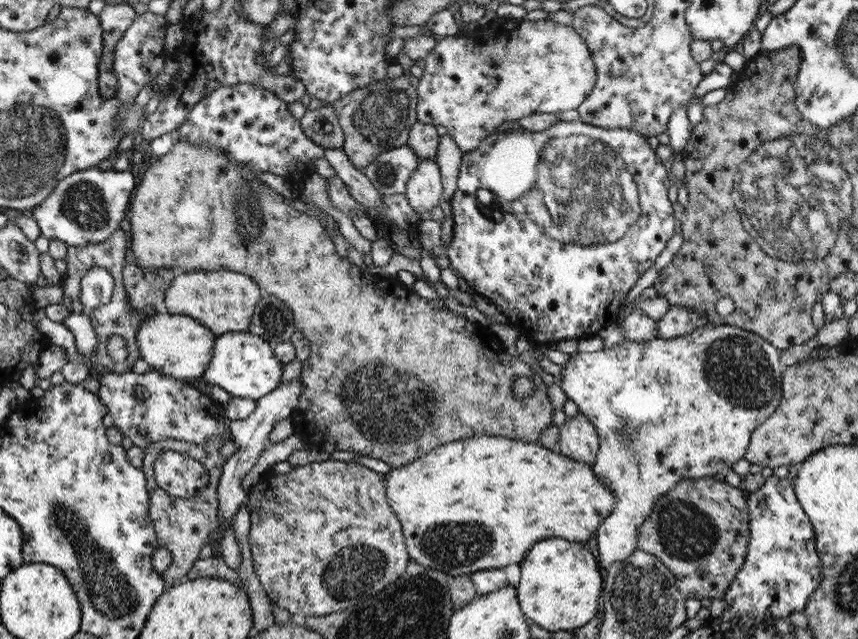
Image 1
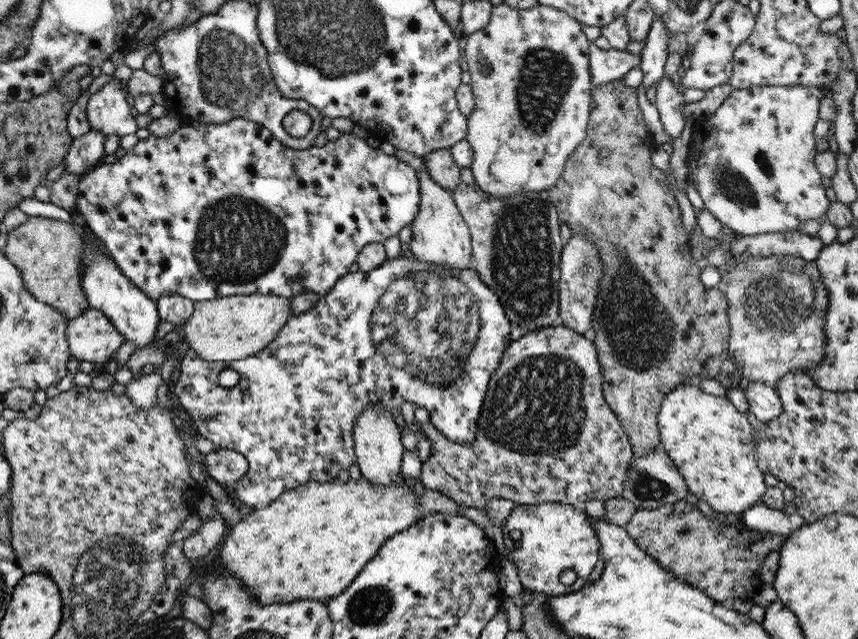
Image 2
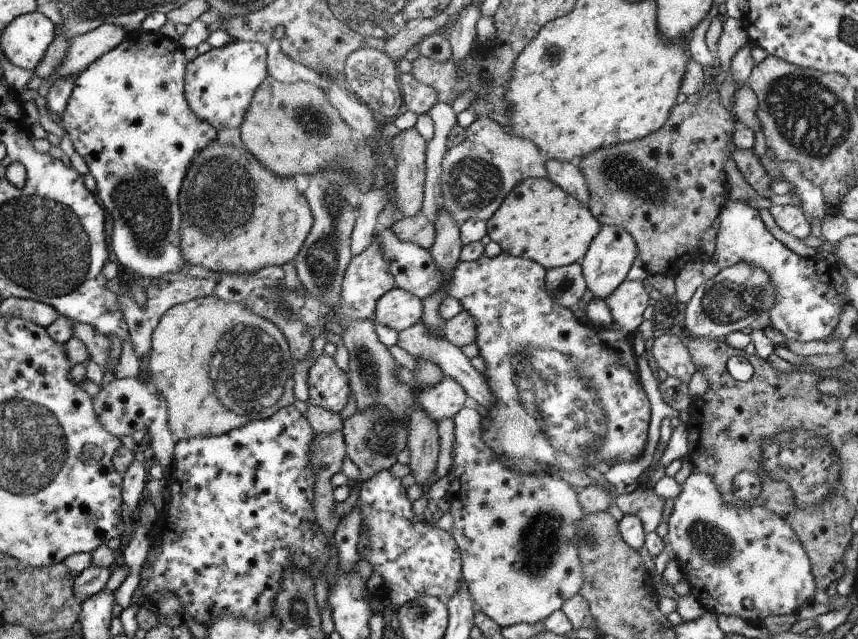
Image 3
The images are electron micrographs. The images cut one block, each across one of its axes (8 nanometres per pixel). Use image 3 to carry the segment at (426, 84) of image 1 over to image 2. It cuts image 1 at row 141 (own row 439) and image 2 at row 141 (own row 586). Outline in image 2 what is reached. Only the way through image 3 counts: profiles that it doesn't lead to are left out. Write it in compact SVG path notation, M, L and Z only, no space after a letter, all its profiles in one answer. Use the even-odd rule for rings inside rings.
M506 3L494 5L491 10L491 17L482 32L472 33L468 37L465 46L465 59L463 64L471 76L470 86L474 95L475 107L472 114L467 117L466 140L473 150L474 160L469 166L473 172L475 183L488 194L496 198L522 194L528 191L544 191L554 186L564 170L568 157L575 152L576 147L585 140L588 121L591 114L590 102L593 91L590 58L590 42L580 28L580 22L572 18L567 12L538 4L531 9L512 8Z

